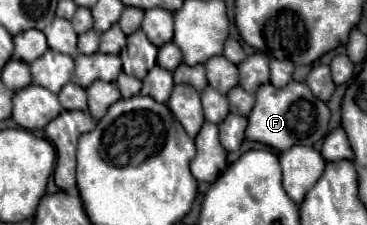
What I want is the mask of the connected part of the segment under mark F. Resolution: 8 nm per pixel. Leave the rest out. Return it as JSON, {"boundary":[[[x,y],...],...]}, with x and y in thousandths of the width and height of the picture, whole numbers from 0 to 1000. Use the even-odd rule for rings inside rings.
{"boundary":[[[796,360],[785,387],[747,387],[725,369],[698,404],[698,467],[676,511],[676,582],[670,618],[719,636],[752,671],[779,671],[796,644],[856,644],[894,591],[899,484],[883,449],[861,440],[861,502],[856,502],[856,422],[834,369]]]}

